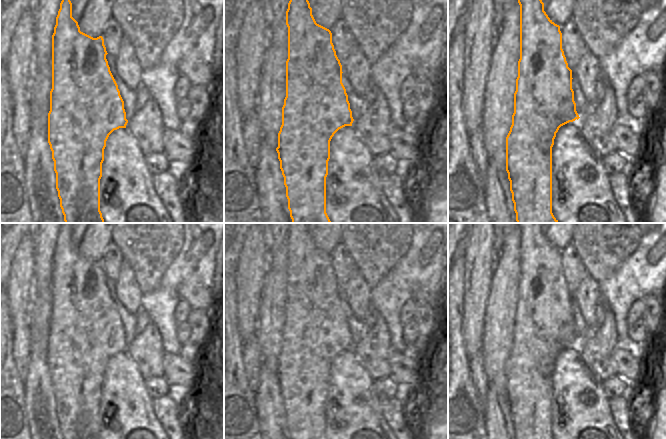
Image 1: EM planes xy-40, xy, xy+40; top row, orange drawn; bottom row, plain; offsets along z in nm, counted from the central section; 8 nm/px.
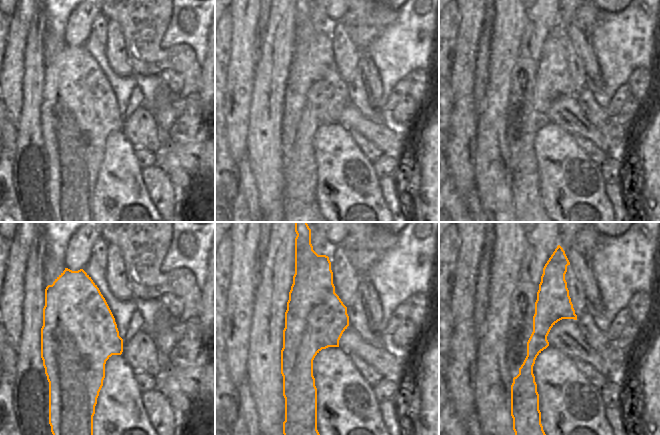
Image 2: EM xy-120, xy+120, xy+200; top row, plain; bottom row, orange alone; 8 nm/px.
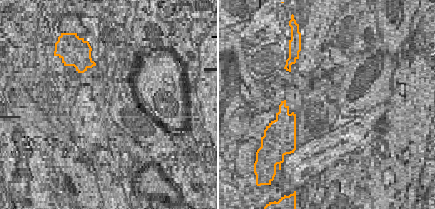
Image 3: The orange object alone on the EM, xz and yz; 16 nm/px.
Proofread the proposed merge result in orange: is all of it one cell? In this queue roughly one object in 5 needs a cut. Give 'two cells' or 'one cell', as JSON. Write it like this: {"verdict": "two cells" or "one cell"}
{"verdict": "two cells"}

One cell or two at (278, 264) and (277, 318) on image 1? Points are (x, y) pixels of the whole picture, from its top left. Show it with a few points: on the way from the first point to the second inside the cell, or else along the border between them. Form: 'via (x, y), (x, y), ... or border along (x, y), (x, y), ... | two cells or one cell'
via (277, 277), (277, 305) | one cell

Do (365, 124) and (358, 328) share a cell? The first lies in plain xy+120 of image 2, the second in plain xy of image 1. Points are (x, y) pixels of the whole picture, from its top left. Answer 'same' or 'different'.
different

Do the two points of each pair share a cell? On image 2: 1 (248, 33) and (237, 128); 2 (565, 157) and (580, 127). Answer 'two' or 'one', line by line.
1: one
2: two

